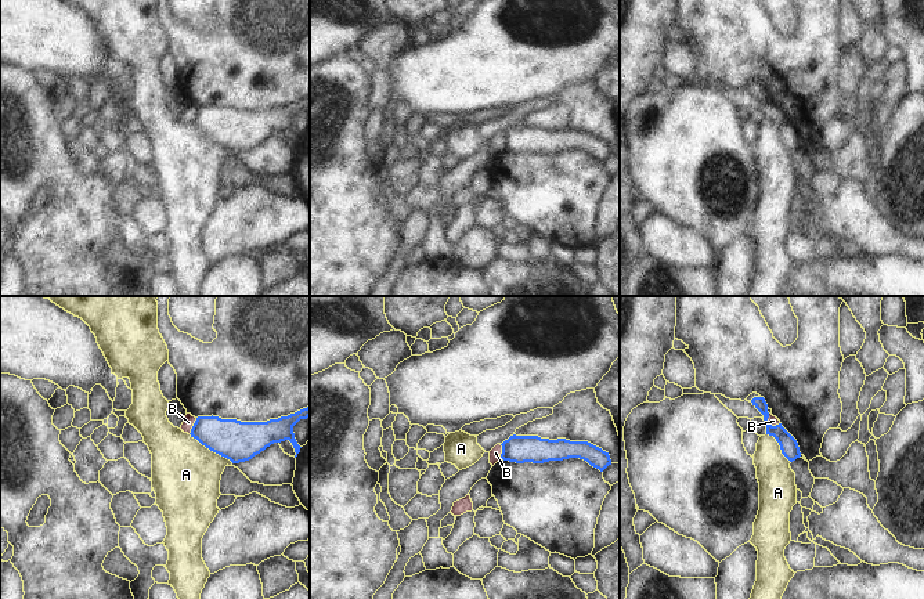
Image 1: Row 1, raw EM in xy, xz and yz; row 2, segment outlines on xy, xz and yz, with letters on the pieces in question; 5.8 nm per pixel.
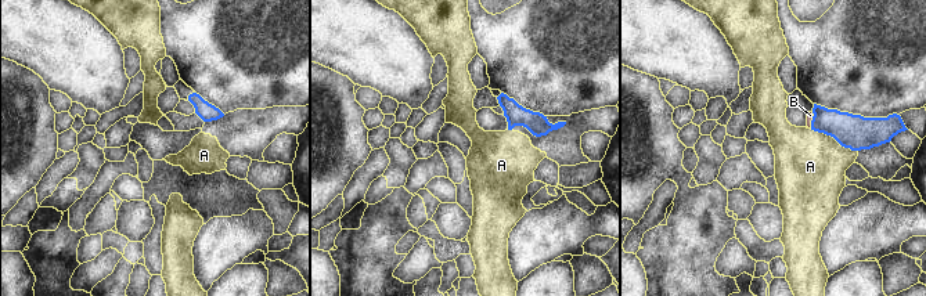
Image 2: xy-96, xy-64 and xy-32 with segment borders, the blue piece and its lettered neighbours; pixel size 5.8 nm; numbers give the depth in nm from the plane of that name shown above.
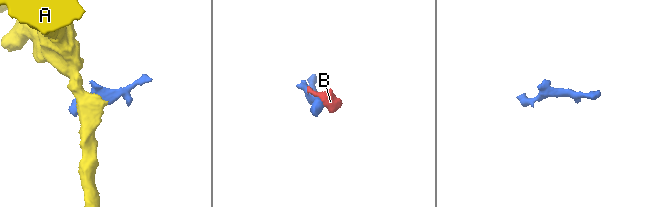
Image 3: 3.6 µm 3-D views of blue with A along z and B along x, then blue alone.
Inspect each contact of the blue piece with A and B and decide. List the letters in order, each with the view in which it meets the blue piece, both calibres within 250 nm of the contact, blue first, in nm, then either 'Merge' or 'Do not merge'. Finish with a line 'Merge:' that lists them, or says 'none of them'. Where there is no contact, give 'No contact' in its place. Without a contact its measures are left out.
A: Touches blue in xy. Thickness 240 nm (blue) against 400 nm. Do not merge
B: Touches blue in xy. Thickness 220 nm (blue) against 70 nm. Do not merge
Merge: none of them

